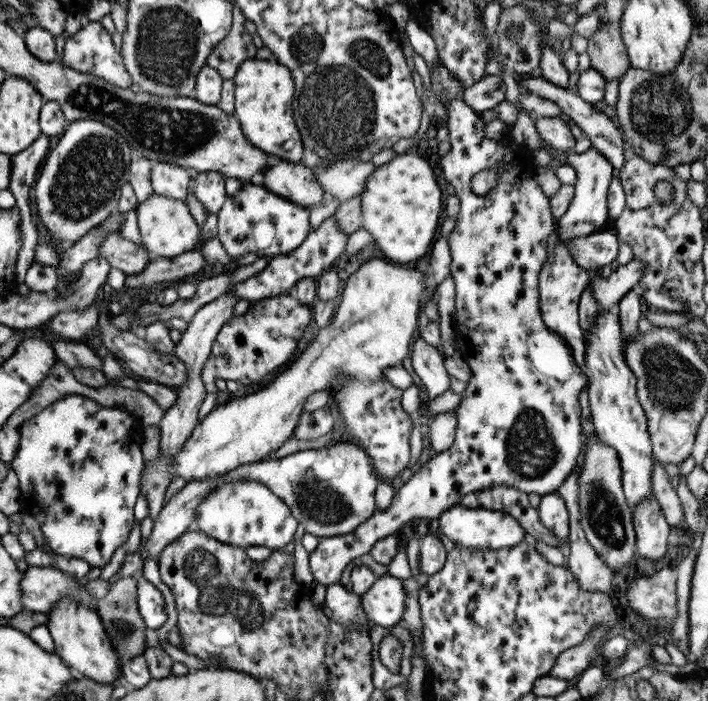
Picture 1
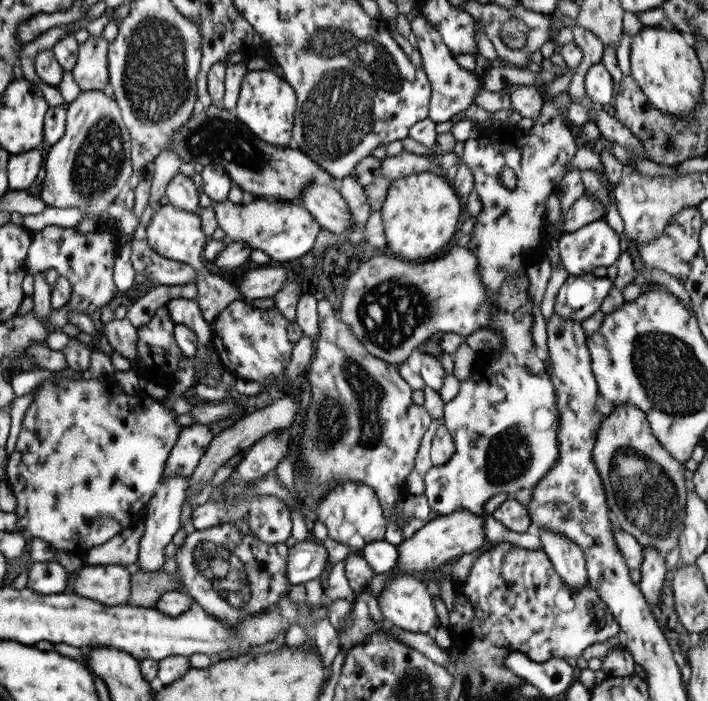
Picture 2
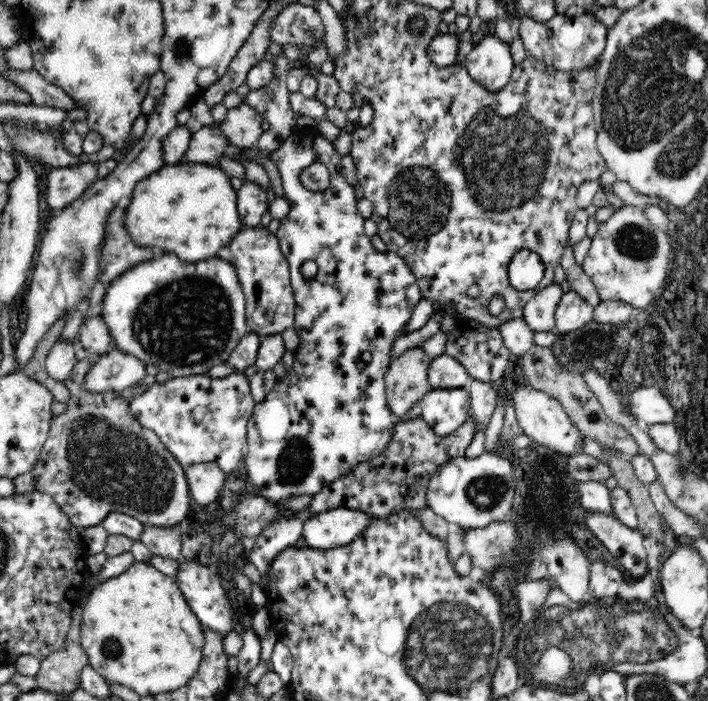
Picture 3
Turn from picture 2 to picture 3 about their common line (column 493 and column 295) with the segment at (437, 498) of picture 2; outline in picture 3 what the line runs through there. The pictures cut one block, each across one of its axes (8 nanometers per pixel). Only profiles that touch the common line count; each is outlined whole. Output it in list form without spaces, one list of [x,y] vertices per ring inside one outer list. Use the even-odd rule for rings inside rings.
[[[294,126],[292,137],[290,141],[280,143],[276,150],[266,151],[259,149],[262,158],[269,158],[274,162],[274,166],[278,169],[282,188],[284,189],[284,196],[288,202],[288,213],[279,220],[279,228],[275,235],[279,240],[279,246],[283,256],[288,259],[289,273],[291,276],[291,285],[293,286],[295,298],[295,313],[293,328],[297,332],[299,344],[297,349],[293,352],[293,365],[288,368],[285,378],[277,380],[273,389],[267,392],[265,398],[255,404],[254,412],[251,420],[247,424],[247,447],[245,452],[246,470],[248,470],[248,480],[260,489],[260,493],[269,502],[277,505],[283,505],[284,498],[288,496],[298,496],[298,494],[314,495],[320,492],[328,484],[332,484],[344,475],[355,472],[361,465],[372,463],[374,459],[384,455],[389,448],[389,444],[394,437],[394,428],[398,424],[398,415],[388,407],[388,397],[386,397],[386,372],[393,363],[394,355],[392,355],[392,348],[396,344],[396,340],[404,335],[406,326],[412,318],[414,308],[420,300],[422,295],[420,287],[416,282],[416,277],[411,273],[408,265],[394,252],[380,251],[372,247],[370,237],[366,236],[363,227],[364,216],[358,211],[356,203],[358,199],[354,195],[354,186],[351,186],[342,176],[340,172],[340,157],[334,151],[334,145],[320,135],[317,127],[299,127]],[[313,162],[322,162],[329,170],[330,183],[323,191],[310,191],[300,184],[298,173],[306,166],[310,166]],[[305,260],[316,260],[318,264],[317,275],[311,279],[306,280],[300,273],[300,266]],[[278,519],[274,520],[262,534],[257,538],[255,547],[247,555],[247,560],[253,562],[262,573],[263,586],[266,585],[266,570],[269,562],[282,550],[300,545],[303,532],[304,521],[296,519]]]

